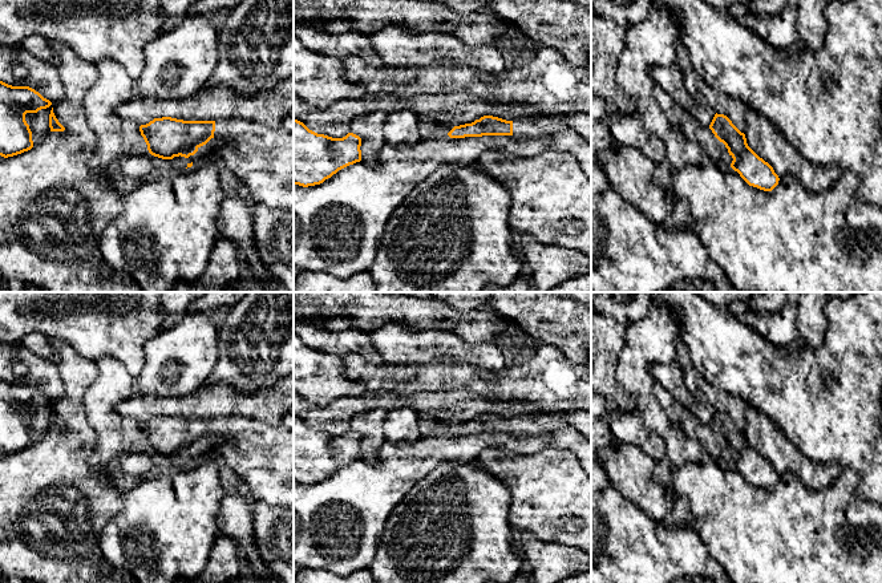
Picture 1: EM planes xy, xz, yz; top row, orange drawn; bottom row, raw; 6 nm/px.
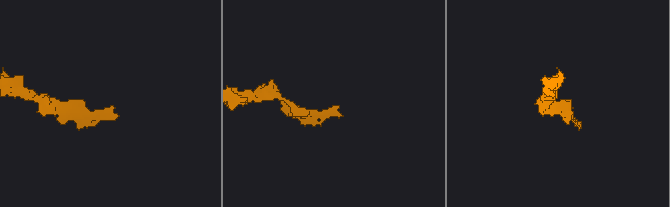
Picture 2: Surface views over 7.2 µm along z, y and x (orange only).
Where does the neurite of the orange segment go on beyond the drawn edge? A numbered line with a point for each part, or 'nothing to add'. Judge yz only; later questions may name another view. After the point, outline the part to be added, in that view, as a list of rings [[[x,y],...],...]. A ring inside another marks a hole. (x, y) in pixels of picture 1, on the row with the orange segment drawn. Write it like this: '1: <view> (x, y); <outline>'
nothing to add

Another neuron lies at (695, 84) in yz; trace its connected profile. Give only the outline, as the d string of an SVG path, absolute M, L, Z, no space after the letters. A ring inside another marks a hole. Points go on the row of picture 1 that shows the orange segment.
M695 70L683 73L683 82L685 90L693 100L704 106L712 109L717 114L727 116L732 124L741 131L747 130L745 104L711 88L703 76Z

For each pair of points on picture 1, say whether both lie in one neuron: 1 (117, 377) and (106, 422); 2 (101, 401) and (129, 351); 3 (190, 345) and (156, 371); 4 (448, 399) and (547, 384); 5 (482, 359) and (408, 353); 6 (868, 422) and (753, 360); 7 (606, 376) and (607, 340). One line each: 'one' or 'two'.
1: one
2: two
3: one
4: two
5: one
6: one
7: one

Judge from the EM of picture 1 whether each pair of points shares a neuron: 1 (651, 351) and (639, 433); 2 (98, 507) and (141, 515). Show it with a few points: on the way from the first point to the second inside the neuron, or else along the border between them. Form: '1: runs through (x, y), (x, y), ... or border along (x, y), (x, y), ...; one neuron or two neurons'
1: border along (636, 412), (642, 421), (663, 440); two neurons
2: border along (122, 490), (122, 507), (106, 523), (100, 537); two neurons

